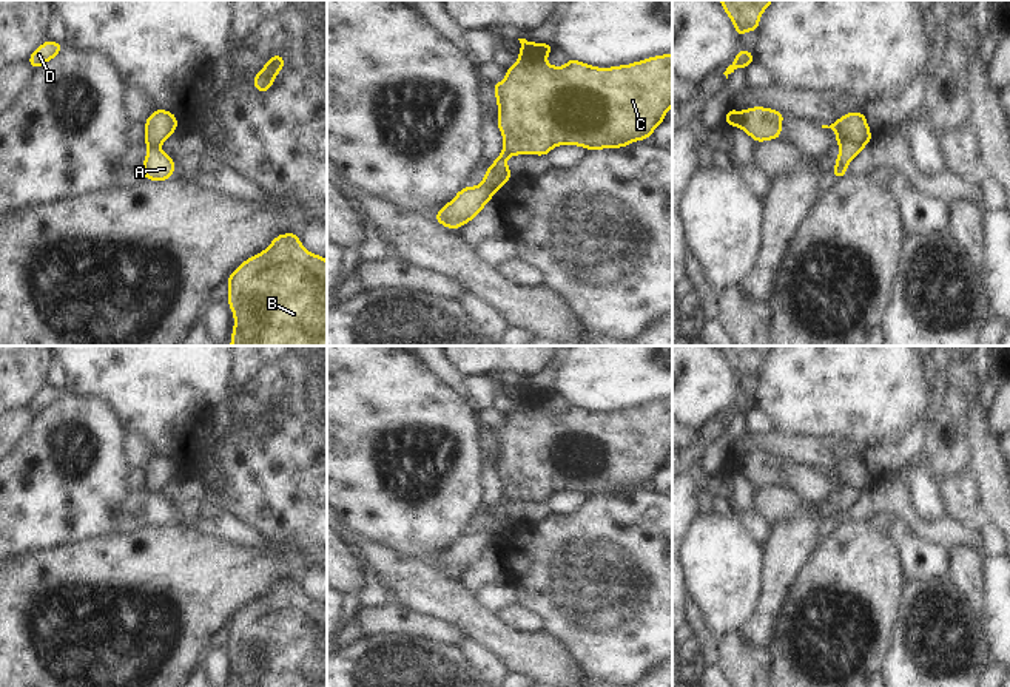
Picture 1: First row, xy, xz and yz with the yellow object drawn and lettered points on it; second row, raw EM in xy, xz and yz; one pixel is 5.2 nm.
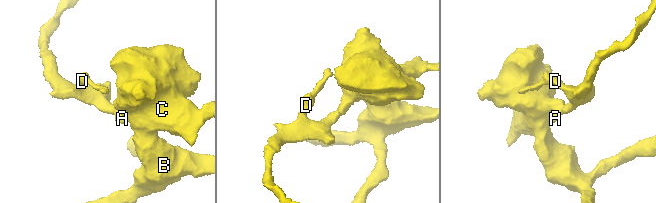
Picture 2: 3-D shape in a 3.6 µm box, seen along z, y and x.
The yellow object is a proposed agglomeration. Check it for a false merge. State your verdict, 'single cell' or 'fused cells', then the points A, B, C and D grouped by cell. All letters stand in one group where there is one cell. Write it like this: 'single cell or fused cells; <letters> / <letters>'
fused cells; A D / B C

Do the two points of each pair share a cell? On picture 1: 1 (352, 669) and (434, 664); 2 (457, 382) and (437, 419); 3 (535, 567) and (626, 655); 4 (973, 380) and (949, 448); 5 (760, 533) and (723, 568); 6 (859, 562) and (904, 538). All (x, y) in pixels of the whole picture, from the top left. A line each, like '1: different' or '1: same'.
1: same
2: different
3: same
4: different
5: different
6: different

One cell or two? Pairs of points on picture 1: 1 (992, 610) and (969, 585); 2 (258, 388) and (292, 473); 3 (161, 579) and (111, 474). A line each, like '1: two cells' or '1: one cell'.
1: two cells
2: one cell
3: two cells

